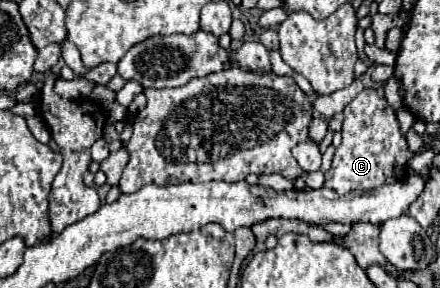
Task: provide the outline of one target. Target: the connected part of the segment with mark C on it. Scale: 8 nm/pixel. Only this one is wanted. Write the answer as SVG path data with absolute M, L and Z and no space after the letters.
M373 88L363 90L351 104L345 106L343 116L343 140L335 150L329 172L325 174L325 186L339 194L347 194L357 188L369 190L403 178L407 160L413 156L413 152L407 148L407 140L401 134L395 112L387 104L387 100L379 98Z

